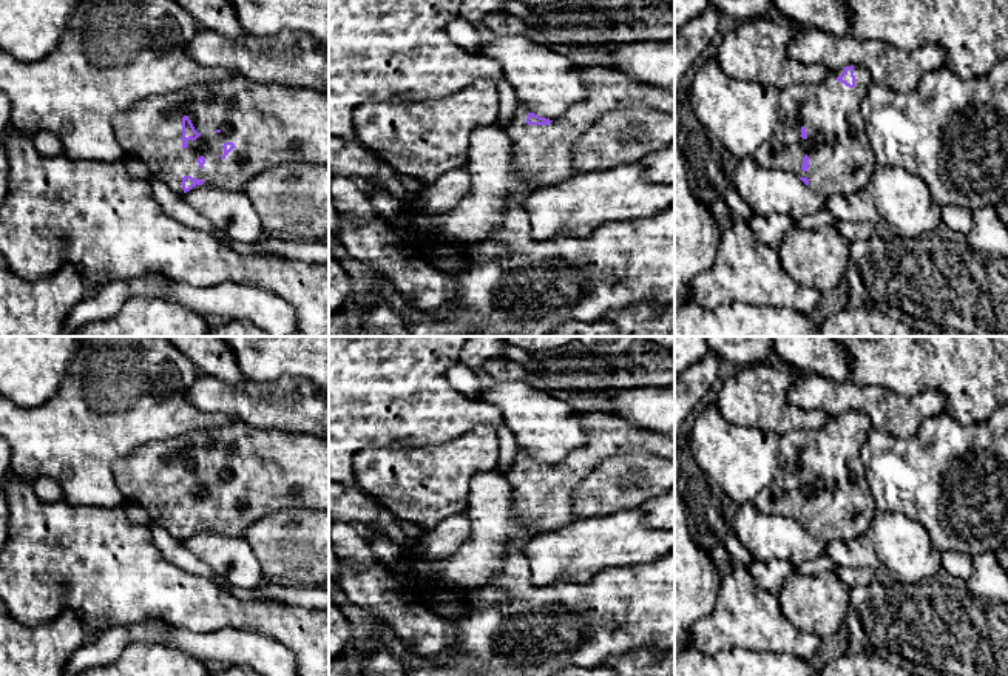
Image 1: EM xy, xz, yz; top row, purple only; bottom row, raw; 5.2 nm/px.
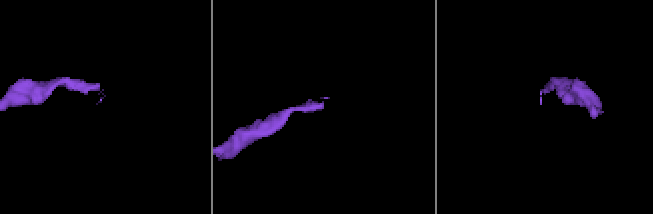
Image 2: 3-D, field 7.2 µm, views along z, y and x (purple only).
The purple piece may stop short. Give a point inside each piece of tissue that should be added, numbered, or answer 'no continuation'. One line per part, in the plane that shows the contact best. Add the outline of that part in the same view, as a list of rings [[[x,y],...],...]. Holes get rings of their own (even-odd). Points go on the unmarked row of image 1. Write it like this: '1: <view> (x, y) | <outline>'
1: xy (269, 469) | [[[241,420],[137,448],[116,460],[113,474],[125,502],[145,509],[150,523],[162,526],[176,540],[184,540],[184,522],[202,525],[202,531],[242,537],[253,522],[281,509],[306,508],[329,514],[329,440],[253,428]],[[184,461],[201,480],[187,486],[187,494],[182,492]]]

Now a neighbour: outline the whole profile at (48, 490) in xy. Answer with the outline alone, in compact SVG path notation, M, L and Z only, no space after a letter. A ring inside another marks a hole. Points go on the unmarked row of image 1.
M37 477L34 482L31 482L31 486L39 499L46 503L57 503L63 500L62 486L49 477Z

